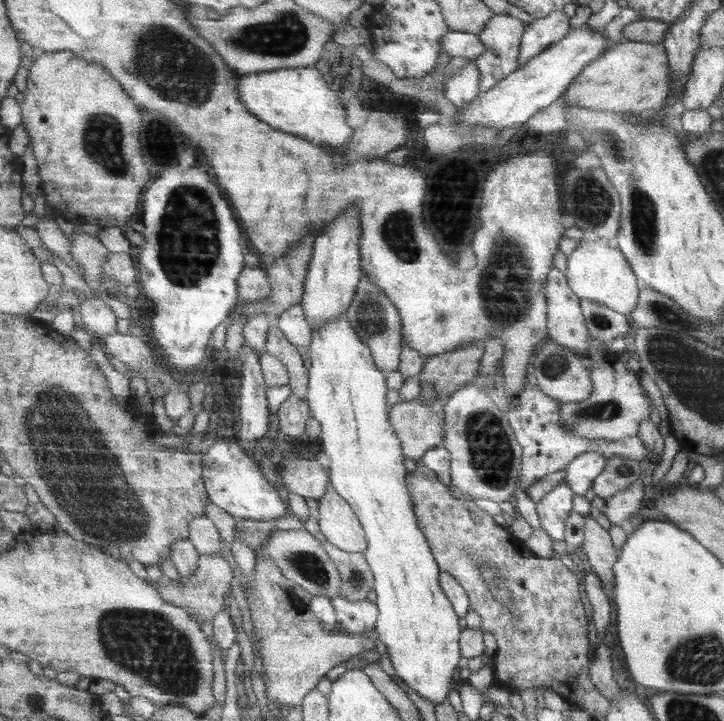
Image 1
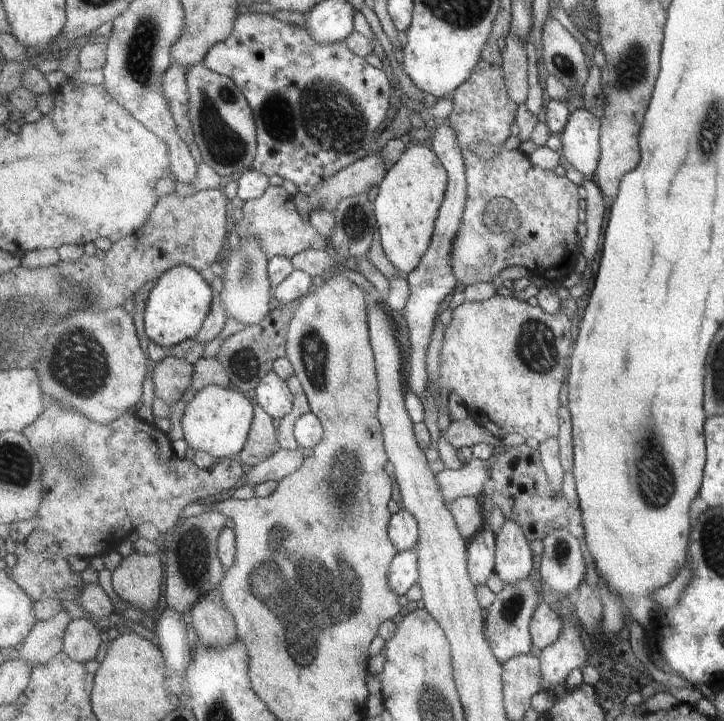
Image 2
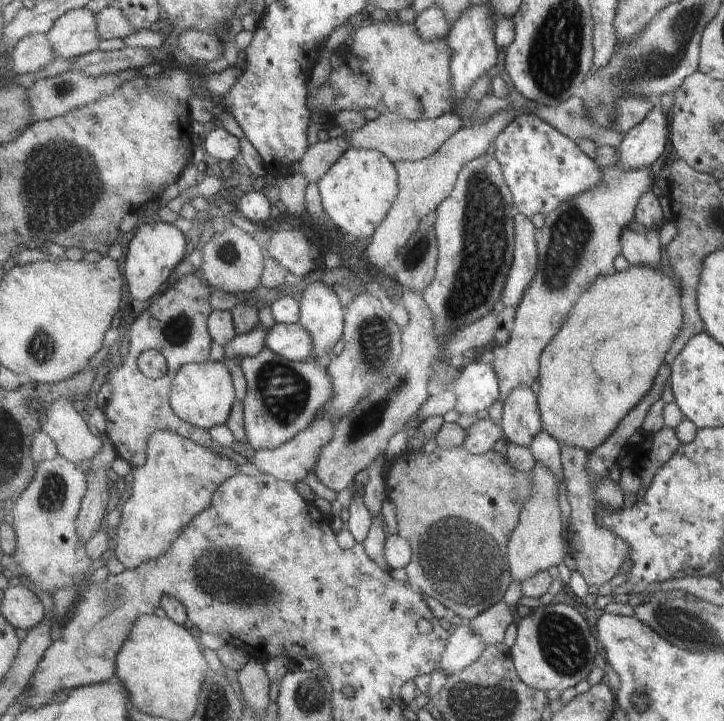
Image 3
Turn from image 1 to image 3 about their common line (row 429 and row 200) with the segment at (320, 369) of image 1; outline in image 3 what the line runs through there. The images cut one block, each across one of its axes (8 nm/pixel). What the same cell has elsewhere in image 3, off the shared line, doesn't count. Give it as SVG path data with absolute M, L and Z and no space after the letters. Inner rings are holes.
M350 147L319 180L322 208L338 232L355 239L372 238L385 221L400 192L395 164L381 152Z

